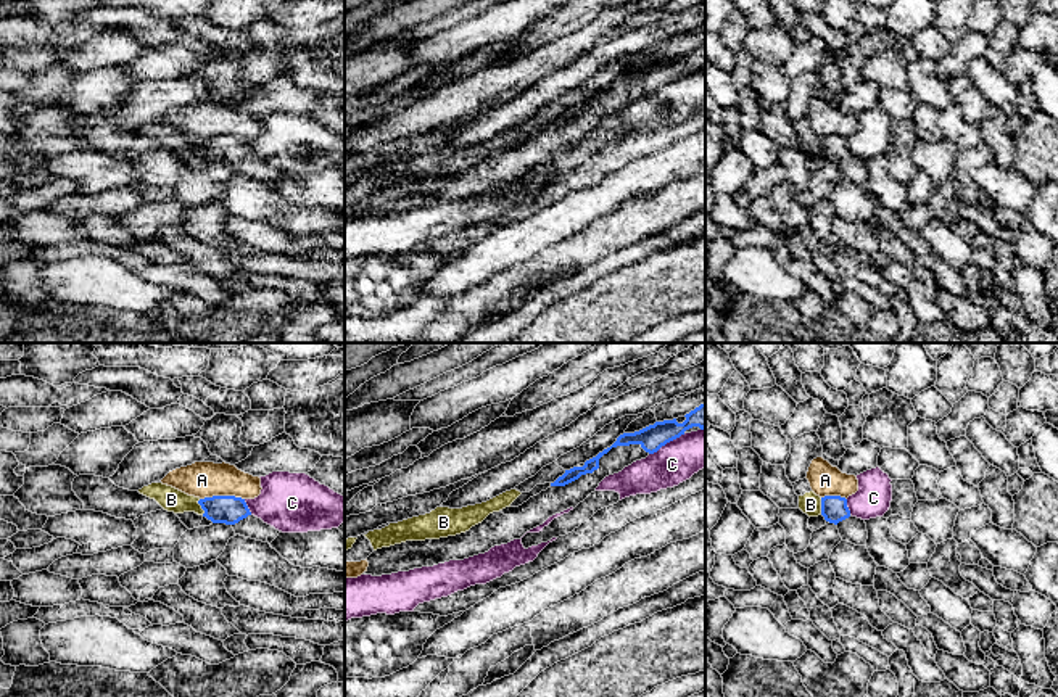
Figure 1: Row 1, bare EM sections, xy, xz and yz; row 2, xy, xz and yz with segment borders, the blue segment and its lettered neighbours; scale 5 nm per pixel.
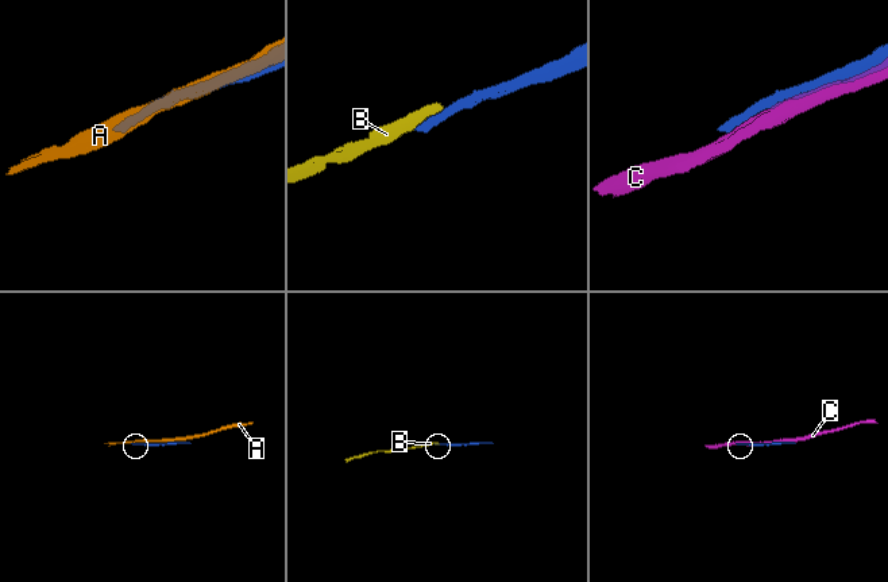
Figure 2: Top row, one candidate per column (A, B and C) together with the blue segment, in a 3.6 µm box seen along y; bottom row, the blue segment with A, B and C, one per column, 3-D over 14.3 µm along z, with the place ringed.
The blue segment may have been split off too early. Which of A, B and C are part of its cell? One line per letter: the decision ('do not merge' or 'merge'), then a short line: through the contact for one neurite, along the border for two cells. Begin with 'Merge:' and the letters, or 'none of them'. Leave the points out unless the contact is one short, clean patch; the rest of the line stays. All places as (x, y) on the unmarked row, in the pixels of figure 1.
Merge: none of them
A: do not merge
B: do not merge; line yz (820, 137), (822, 153)
C: do not merge

